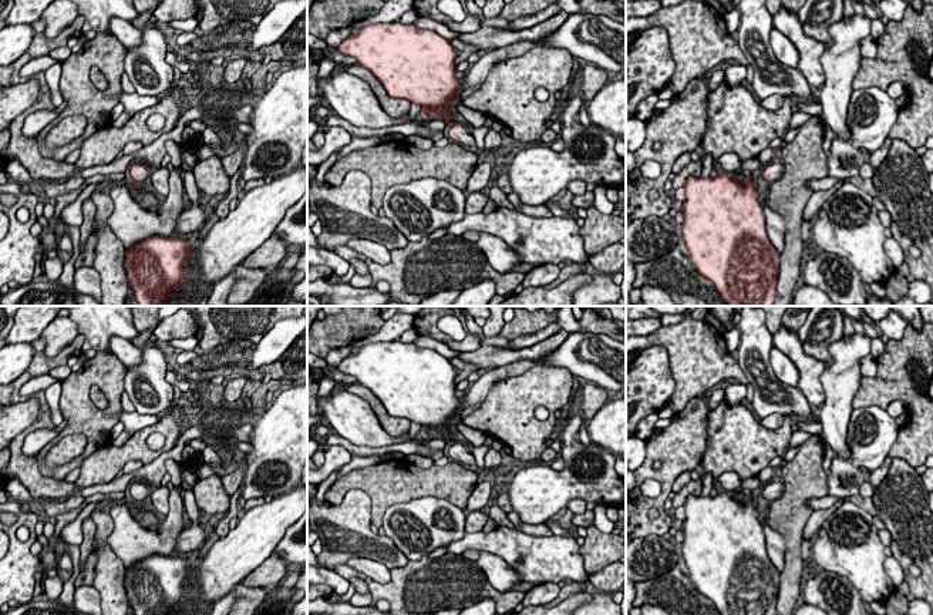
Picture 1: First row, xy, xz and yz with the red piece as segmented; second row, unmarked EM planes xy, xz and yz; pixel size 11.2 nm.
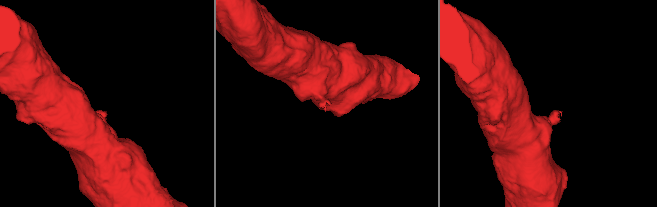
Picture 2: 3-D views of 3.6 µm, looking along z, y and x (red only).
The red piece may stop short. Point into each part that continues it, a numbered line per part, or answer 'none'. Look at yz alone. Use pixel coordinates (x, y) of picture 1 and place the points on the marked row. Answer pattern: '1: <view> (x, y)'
1: yz (778, 170)

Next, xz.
1: xz (464, 138)

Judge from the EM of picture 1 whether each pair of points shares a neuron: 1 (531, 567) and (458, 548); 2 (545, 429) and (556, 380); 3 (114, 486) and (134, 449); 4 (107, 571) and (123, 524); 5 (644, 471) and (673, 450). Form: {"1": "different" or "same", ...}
{"1": "same", "2": "same", "3": "different", "4": "different", "5": "same"}

